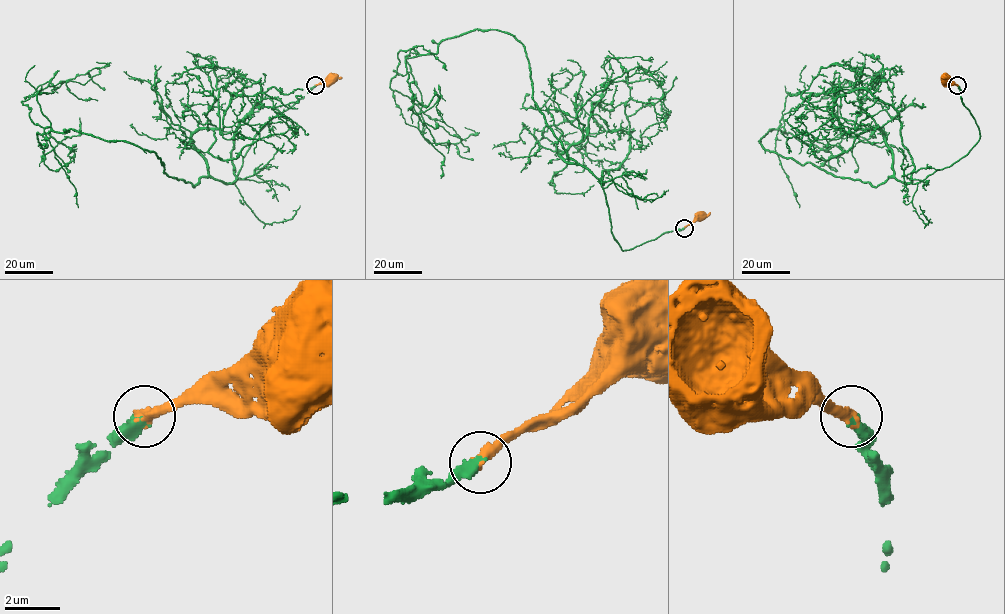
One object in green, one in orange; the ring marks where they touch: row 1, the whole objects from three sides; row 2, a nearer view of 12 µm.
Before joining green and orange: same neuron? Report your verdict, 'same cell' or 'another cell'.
same cell

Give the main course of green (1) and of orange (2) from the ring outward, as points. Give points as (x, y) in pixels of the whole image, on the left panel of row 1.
1: (316, 85), (254, 137), (233, 184), (194, 187), (154, 152), (54, 131), (37, 94), (96, 61)
2: (316, 85), (330, 83), (331, 80)

